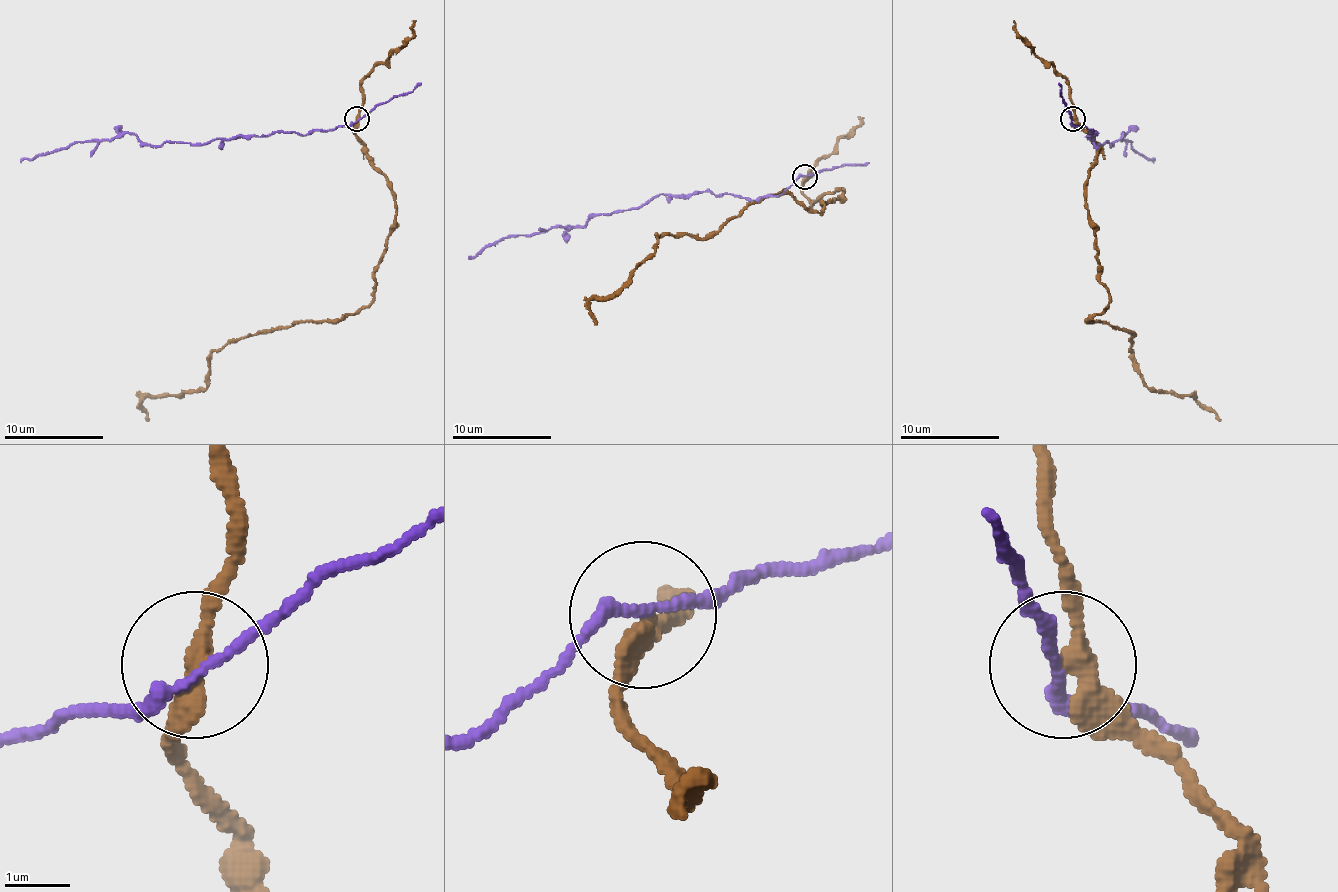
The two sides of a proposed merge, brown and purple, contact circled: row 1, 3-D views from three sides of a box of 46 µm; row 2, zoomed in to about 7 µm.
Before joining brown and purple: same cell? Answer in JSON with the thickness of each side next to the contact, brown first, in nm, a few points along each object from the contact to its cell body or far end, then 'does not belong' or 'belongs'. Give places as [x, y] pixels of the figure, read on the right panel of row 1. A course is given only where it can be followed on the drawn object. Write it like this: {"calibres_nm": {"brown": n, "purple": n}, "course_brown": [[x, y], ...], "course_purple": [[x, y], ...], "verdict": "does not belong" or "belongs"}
{"calibres_nm": {"brown": 300, "purple": 180}, "course_brown": [[1072, 118], [1097, 143], [1087, 208], [1109, 300], [1089, 320], [1134, 335], [1149, 387], [1221, 420]], "course_purple": [[1072, 118], [1097, 136], [1089, 131], [1089, 141], [1107, 141], [1112, 146], [1121, 133], [1131, 148], [1154, 163]], "verdict": "does not belong"}

